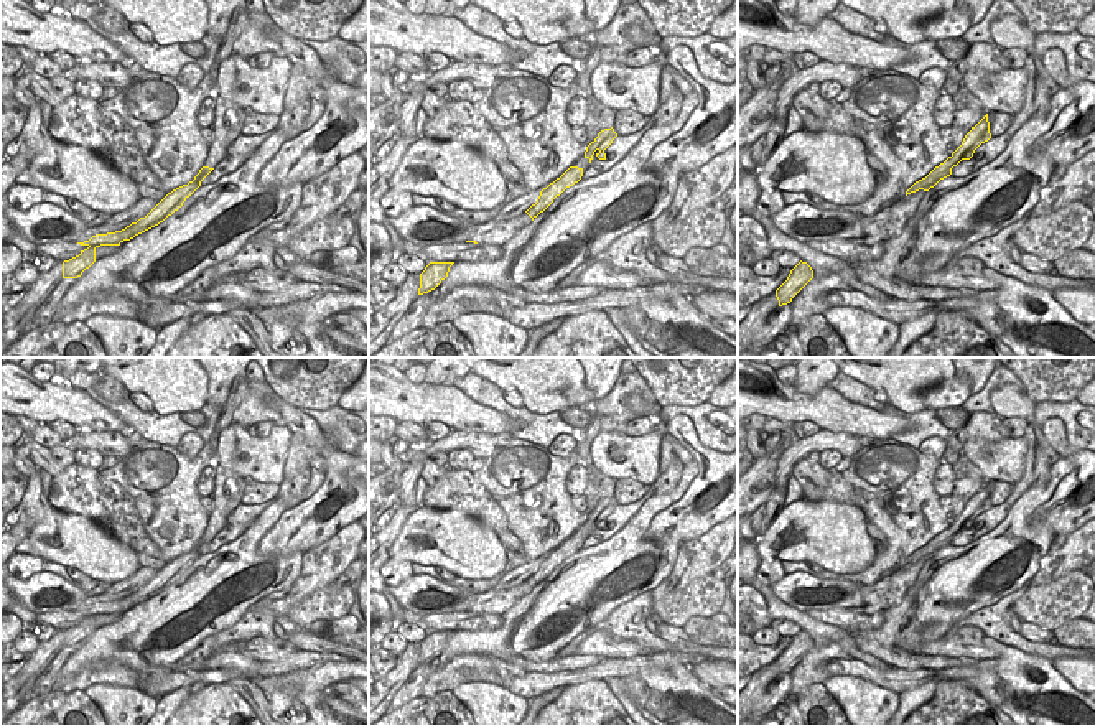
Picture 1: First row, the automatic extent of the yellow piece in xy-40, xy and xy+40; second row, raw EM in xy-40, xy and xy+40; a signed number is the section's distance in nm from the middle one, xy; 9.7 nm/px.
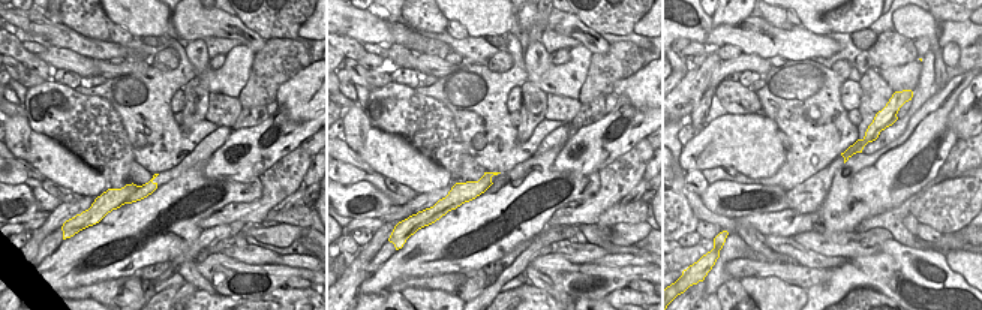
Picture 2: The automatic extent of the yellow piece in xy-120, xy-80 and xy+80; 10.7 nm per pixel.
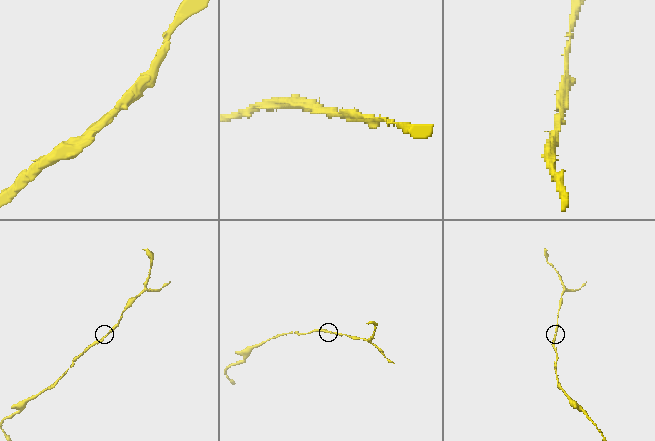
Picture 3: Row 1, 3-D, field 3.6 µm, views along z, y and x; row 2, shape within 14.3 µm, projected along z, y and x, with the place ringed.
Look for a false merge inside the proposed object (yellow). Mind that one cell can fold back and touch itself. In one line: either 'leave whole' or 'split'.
leave whole

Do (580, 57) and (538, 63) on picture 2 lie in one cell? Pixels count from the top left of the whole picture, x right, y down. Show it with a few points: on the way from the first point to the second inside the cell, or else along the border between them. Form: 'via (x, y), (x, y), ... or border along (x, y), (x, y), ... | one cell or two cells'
via (570, 68), (567, 71), (549, 71) | one cell

